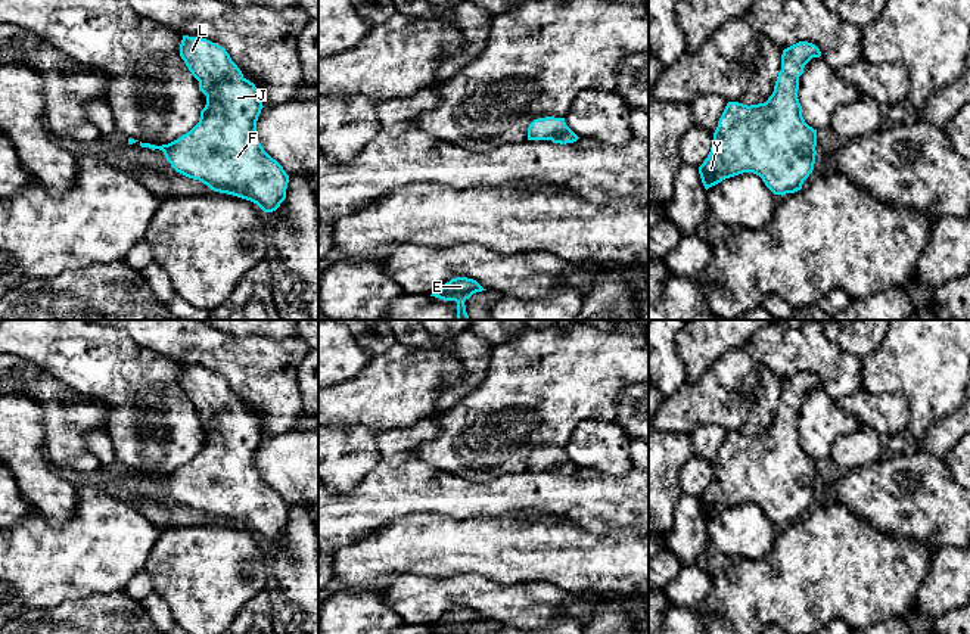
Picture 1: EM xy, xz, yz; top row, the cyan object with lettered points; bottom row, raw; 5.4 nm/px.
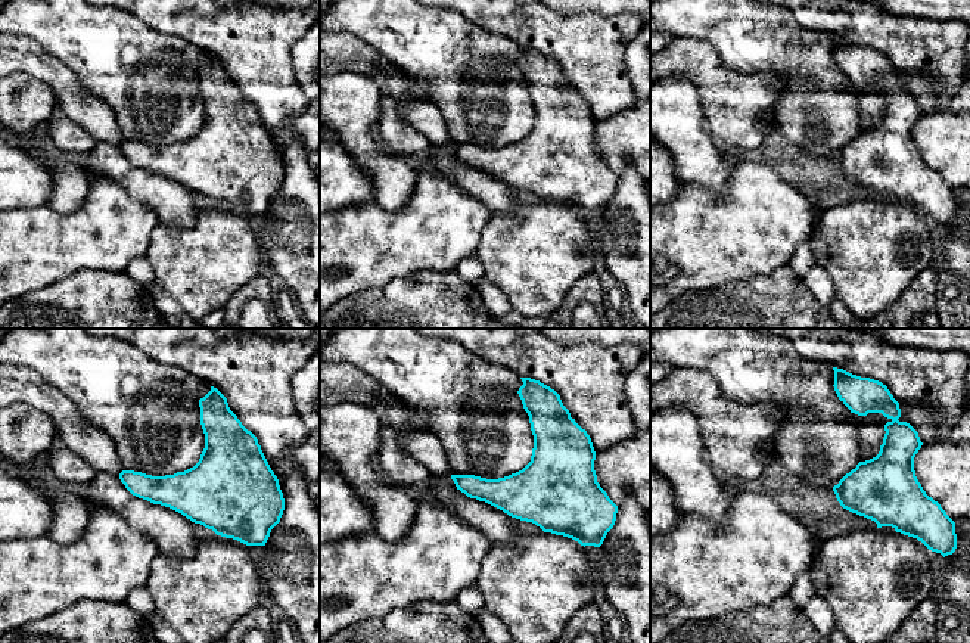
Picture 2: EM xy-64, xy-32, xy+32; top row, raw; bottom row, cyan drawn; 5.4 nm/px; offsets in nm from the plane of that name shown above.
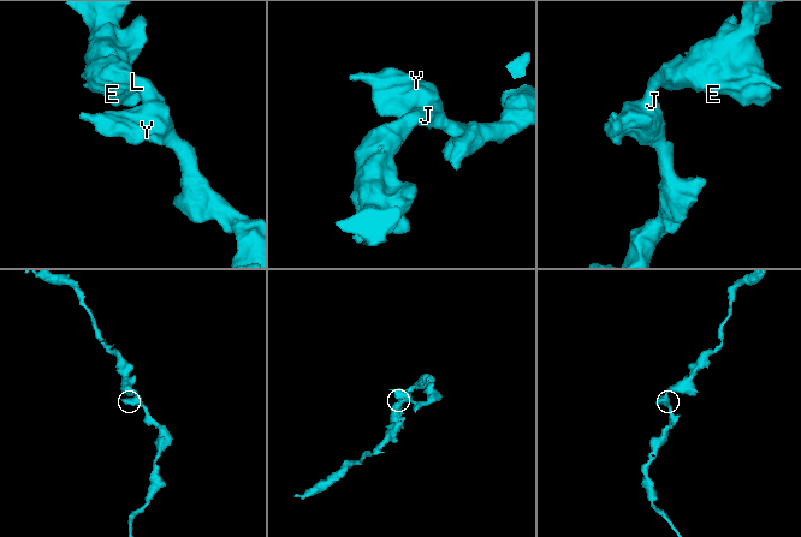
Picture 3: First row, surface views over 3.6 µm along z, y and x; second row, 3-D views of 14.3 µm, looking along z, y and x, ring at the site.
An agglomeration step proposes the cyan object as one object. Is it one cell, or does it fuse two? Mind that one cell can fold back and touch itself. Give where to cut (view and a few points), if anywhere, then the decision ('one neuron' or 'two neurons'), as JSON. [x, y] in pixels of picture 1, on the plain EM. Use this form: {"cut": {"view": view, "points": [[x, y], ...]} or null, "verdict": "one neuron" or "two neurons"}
{"cut": null, "verdict": "one neuron"}

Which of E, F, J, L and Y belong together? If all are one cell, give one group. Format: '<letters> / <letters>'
E F J L Y

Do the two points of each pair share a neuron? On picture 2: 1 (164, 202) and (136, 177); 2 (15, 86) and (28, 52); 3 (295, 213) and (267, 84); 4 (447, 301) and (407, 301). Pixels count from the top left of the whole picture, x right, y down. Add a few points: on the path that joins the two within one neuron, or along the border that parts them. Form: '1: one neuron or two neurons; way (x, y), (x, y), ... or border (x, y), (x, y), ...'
1: one neuron; way (156, 195), (143, 185)
2: two neurons; border (15, 71), (40, 78), (52, 89)
3: one neuron; way (295, 180), (295, 155), (276, 117)
4: one neuron; way (437, 301), (417, 301)

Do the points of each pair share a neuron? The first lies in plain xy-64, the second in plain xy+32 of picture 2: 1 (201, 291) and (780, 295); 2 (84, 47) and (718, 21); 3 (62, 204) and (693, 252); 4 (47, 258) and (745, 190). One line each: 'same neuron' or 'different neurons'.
1: different neurons
2: same neuron
3: different neurons
4: same neuron

